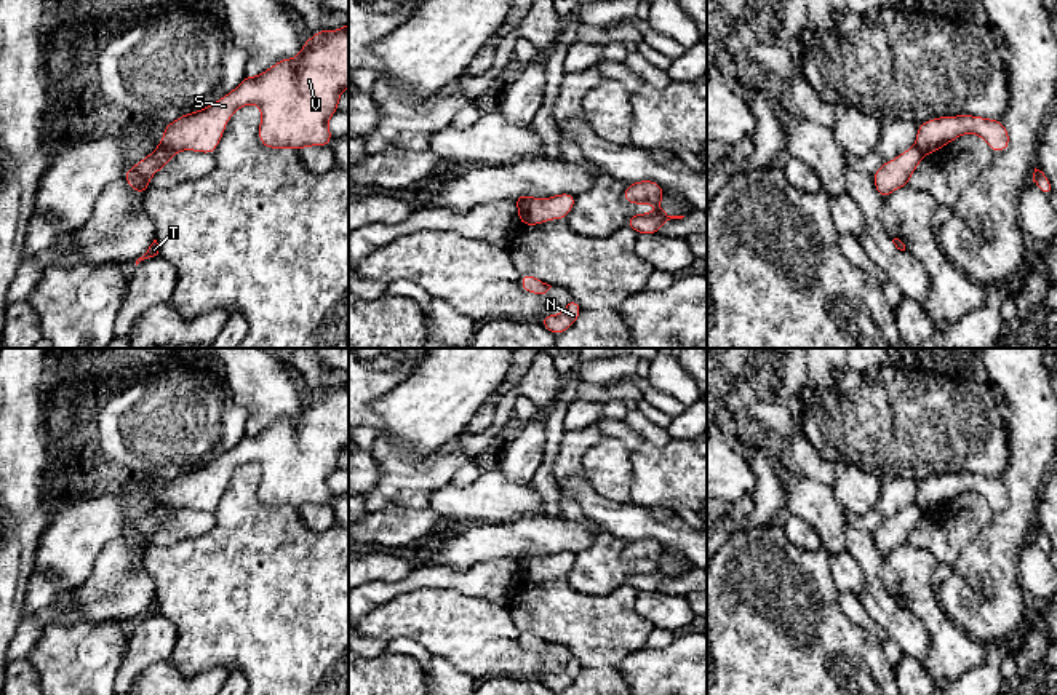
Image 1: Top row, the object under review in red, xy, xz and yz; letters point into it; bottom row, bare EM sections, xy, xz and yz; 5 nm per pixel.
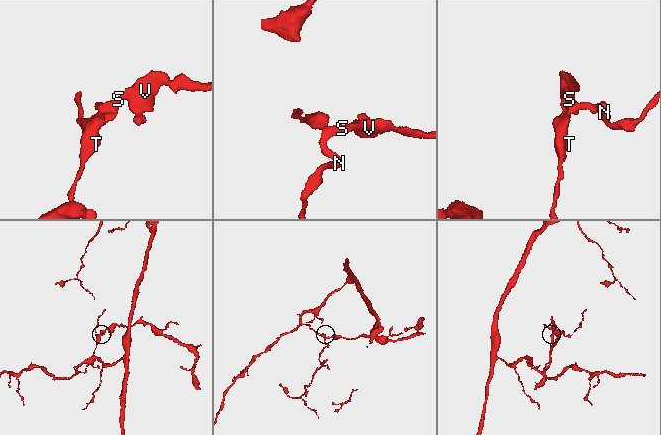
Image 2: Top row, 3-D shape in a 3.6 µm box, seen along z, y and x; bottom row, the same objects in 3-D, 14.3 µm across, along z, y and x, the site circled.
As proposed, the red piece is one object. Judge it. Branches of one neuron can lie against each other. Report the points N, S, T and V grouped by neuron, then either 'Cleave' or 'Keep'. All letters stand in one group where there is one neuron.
Groups: N S V / T. Cleave

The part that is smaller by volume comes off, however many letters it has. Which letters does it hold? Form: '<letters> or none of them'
N, S, V

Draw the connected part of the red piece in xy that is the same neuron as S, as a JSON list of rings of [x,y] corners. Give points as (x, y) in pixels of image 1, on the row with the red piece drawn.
[[[349,22],[339,30],[321,29],[310,37],[297,58],[280,59],[257,77],[245,77],[229,94],[209,107],[179,117],[165,126],[162,147],[173,153],[195,150],[214,153],[224,134],[227,120],[245,104],[256,104],[262,110],[259,141],[269,149],[301,150],[307,145],[328,145],[333,134],[328,129],[329,117],[339,109],[339,94],[349,86]]]

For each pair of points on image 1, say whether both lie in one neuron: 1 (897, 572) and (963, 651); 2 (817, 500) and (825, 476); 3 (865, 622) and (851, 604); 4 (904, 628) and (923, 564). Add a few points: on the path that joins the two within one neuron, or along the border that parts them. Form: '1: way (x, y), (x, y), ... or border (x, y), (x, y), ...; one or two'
1: way (917, 591), (944, 631); one
2: border (797, 470), (830, 488); two
3: way (861, 617), (853, 609); one
4: border (905, 607), (923, 623), (929, 641); two

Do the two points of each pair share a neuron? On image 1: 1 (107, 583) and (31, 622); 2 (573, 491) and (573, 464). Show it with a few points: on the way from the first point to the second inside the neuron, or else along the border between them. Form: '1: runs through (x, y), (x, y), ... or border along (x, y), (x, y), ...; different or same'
1: runs through (88, 603), (74, 615), (50, 615); same
2: border along (582, 476), (573, 476), (558, 486); different

